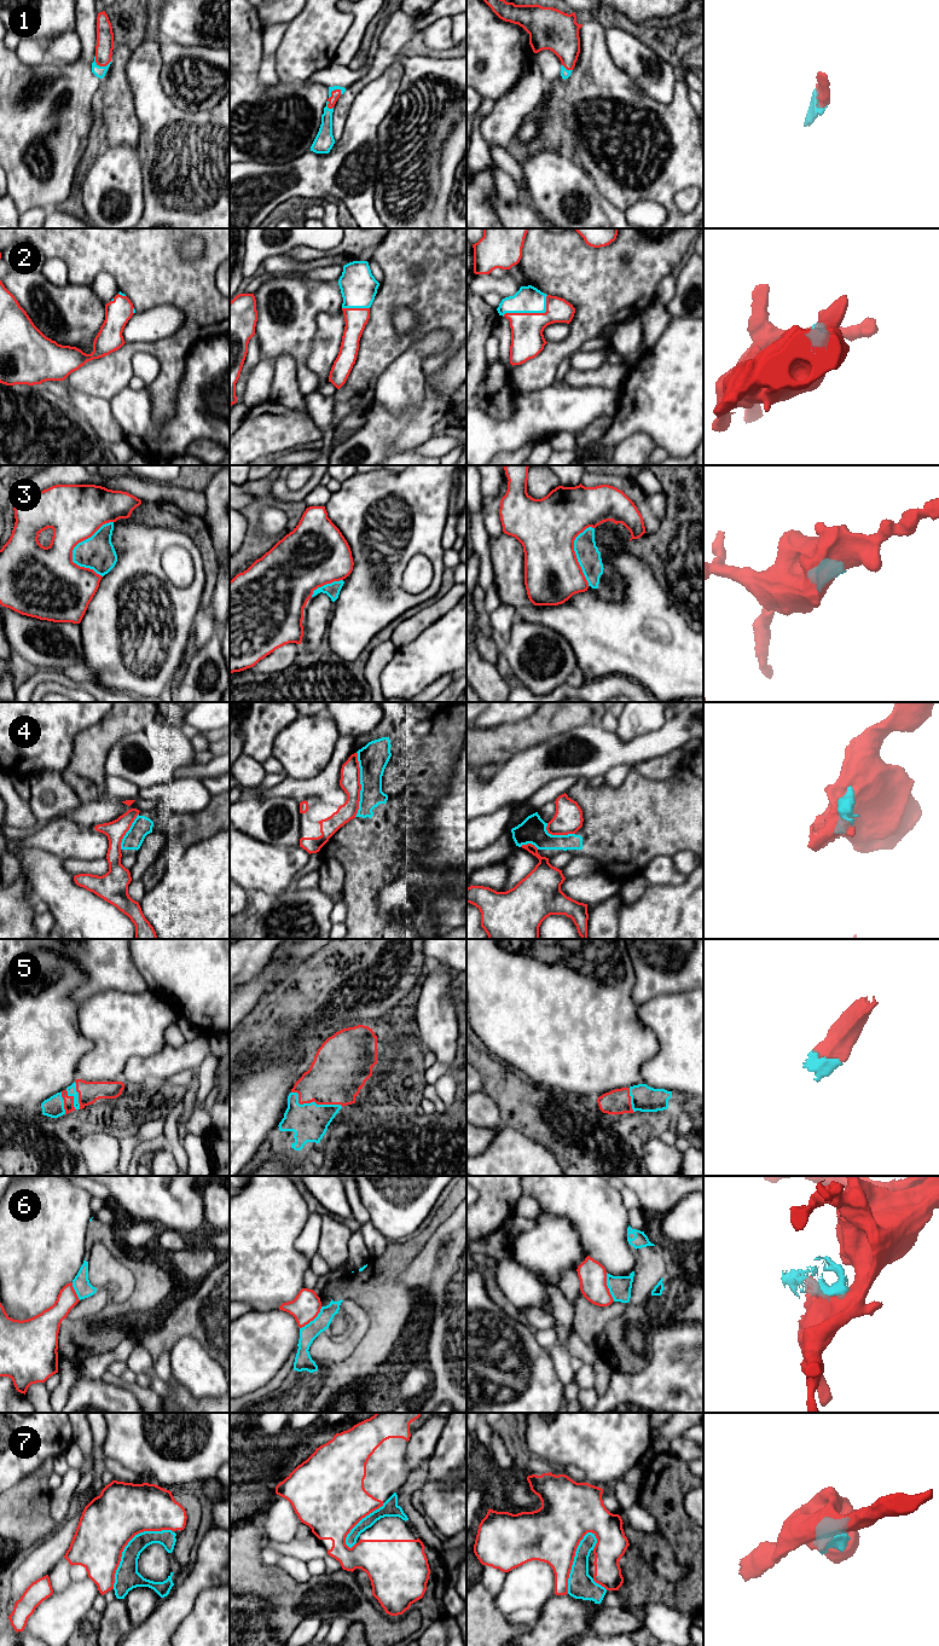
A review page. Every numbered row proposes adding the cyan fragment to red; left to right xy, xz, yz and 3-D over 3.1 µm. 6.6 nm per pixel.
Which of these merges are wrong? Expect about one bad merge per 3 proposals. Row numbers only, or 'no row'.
3, 4, 6, 7

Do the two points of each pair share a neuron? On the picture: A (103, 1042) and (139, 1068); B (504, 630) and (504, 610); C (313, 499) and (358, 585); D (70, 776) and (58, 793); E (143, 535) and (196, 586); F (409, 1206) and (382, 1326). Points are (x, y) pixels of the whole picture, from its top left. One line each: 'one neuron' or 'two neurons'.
A: two neurons
B: one neuron
C: two neurons
D: two neurons
E: one neuron
F: two neurons

